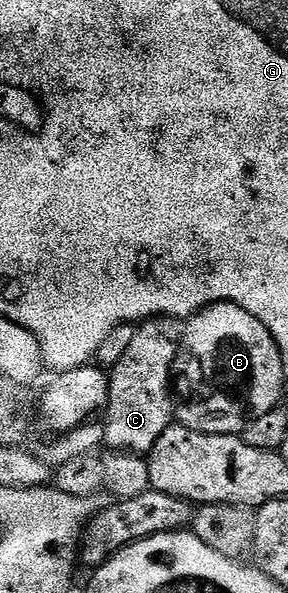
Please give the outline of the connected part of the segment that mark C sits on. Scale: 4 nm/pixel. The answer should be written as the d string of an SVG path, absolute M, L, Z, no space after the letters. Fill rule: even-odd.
M152 318L144 320L138 325L133 334L133 342L129 346L129 350L125 350L125 355L121 358L121 362L117 362L115 368L110 369L109 383L107 389L109 390L109 402L107 403L107 411L105 413L105 423L103 425L103 438L108 449L117 452L133 452L136 454L150 453L151 447L157 442L157 438L161 438L161 434L165 434L165 430L171 427L173 423L173 399L171 400L171 368L173 372L173 365L177 360L177 341L180 339L181 332L177 327L175 329L176 321L171 318Z

